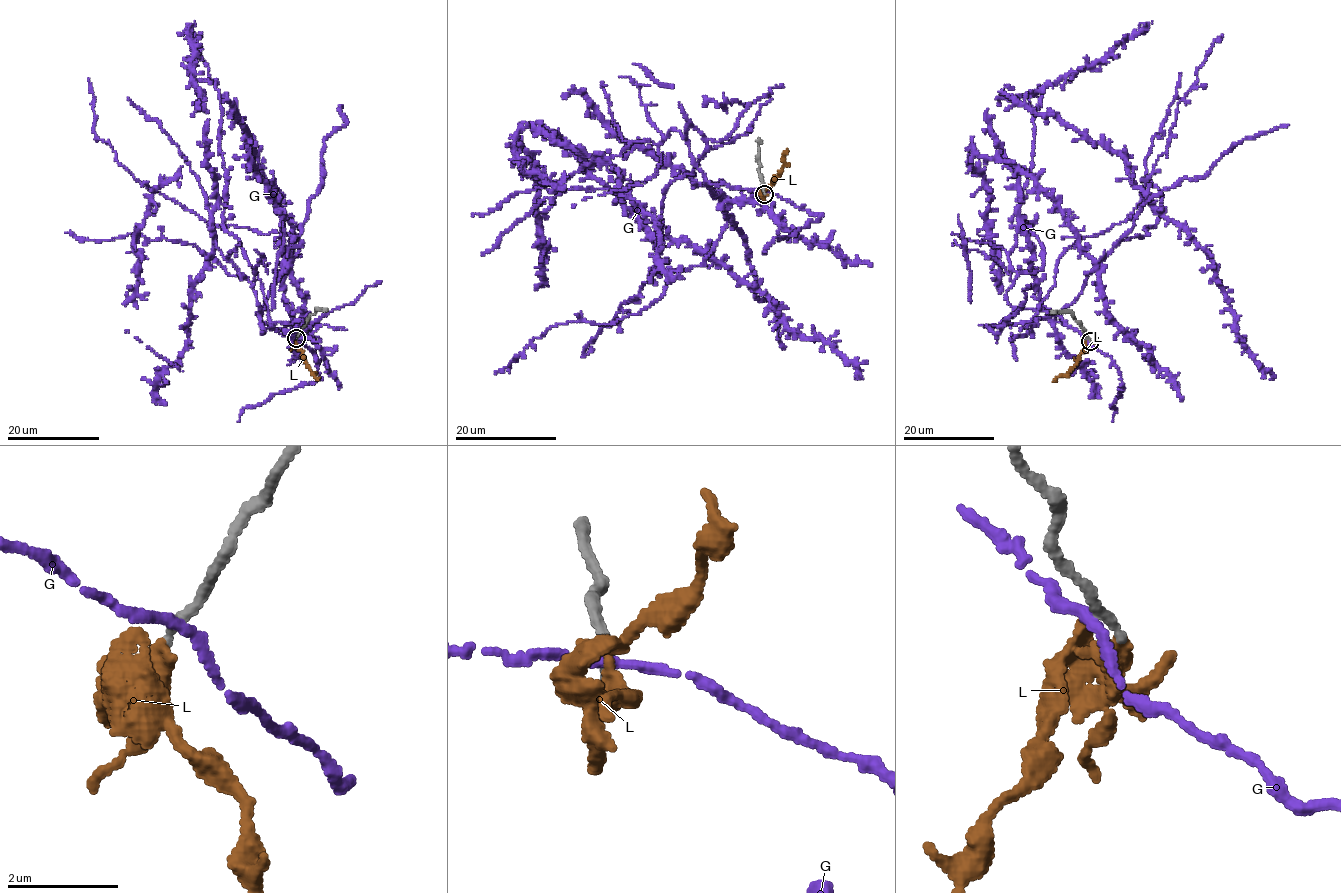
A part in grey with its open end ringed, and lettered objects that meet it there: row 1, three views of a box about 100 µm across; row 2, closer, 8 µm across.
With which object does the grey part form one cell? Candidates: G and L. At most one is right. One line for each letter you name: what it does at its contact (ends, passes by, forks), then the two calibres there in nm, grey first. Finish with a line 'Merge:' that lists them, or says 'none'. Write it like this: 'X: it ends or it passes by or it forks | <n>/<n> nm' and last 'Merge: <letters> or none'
Merge: none

